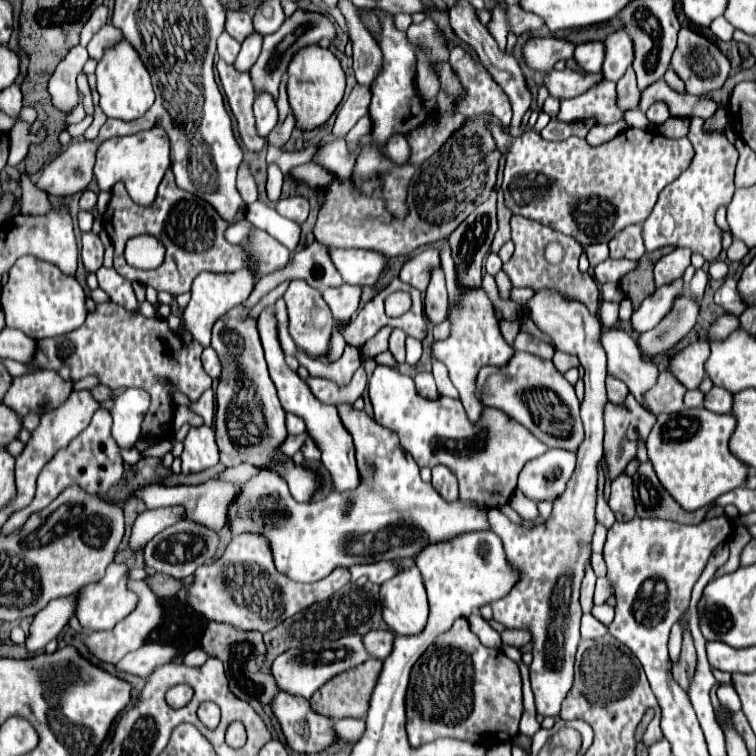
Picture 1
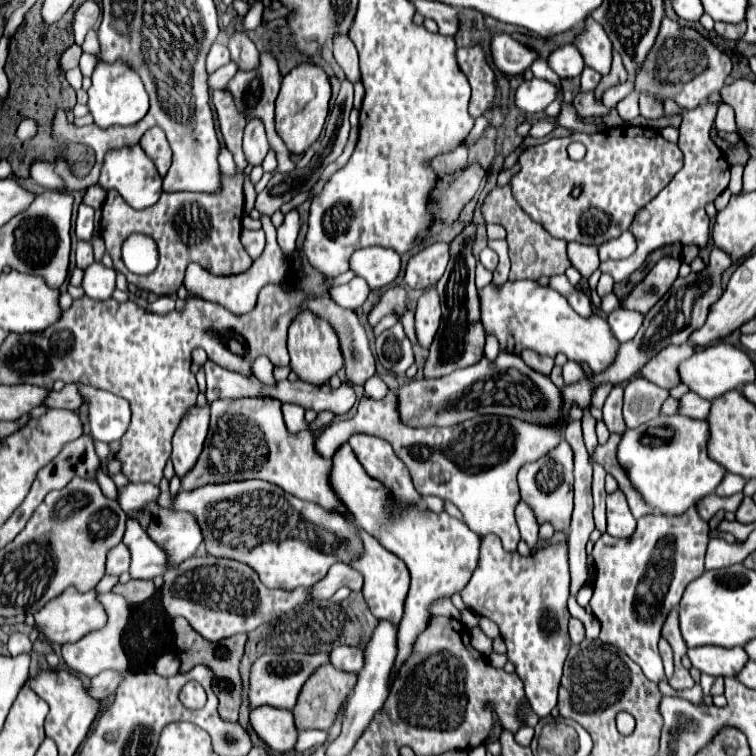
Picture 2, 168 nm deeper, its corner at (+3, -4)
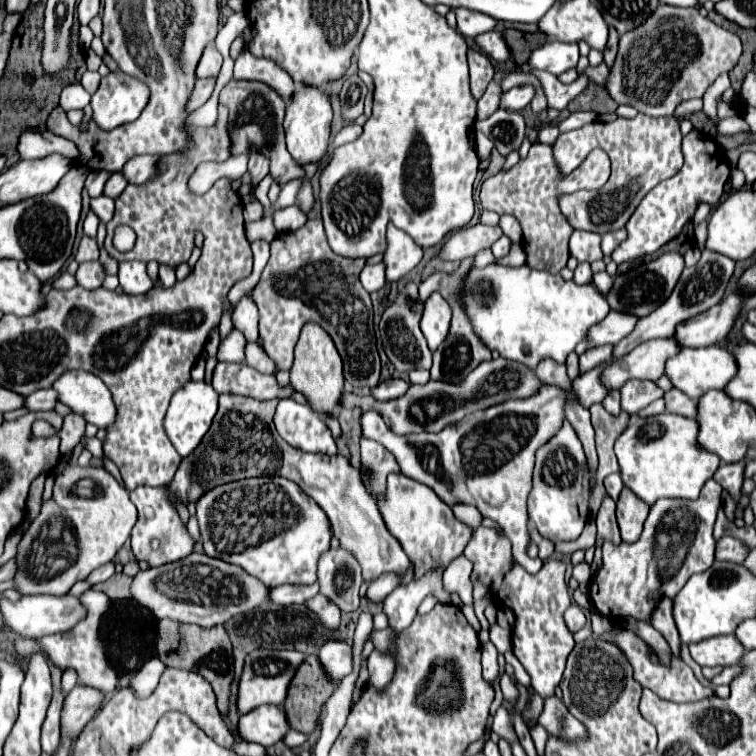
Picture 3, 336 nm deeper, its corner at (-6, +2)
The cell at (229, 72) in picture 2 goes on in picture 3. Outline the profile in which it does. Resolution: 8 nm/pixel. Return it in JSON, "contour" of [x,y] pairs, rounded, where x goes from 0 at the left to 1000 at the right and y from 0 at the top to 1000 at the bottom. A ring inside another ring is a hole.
{"contour":[[[263,103],[258,111],[258,119],[255,119],[255,132],[250,132],[247,143],[261,146],[263,140],[269,140],[279,130],[284,108],[287,108],[287,103]]]}

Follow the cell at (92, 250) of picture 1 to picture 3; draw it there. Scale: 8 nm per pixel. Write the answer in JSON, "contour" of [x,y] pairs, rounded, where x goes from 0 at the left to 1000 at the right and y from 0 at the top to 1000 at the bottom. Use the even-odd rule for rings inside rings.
{"contour":[[[110,312],[107,320],[104,320],[104,331],[102,331],[102,339],[99,344],[104,349],[110,347],[118,347],[118,344],[131,344],[131,328],[128,328],[128,320],[118,312]]]}

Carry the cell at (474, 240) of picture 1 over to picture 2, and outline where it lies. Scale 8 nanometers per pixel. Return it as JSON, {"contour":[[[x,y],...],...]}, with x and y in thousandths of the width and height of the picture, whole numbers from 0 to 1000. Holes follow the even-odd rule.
{"contour":[[[619,296],[614,307],[598,317],[595,323],[595,349],[587,365],[577,373],[577,384],[585,399],[585,429],[574,452],[569,458],[569,468],[561,481],[561,500],[582,500],[601,489],[624,484],[638,476],[640,471],[640,434],[635,426],[635,405],[632,405],[632,386],[627,376],[627,354],[630,339],[624,336],[624,320],[630,312],[630,302]]]}

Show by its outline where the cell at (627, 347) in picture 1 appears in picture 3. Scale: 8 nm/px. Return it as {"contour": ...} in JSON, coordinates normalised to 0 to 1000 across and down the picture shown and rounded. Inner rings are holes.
{"contour":[[[644,352],[626,354],[615,370],[615,410],[631,431],[631,442],[649,463],[660,463],[665,474],[710,484],[716,474],[747,479],[761,458],[776,450],[779,434],[792,429],[806,415],[800,392],[787,378],[761,378],[758,370],[747,373],[739,362],[705,357],[700,352]]]}

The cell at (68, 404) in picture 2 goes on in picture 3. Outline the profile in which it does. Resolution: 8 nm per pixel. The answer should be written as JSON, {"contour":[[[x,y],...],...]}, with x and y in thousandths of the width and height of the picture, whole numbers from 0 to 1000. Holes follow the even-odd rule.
{"contour":[[[70,513],[65,516],[49,516],[44,521],[38,521],[33,526],[33,540],[38,540],[41,545],[49,545],[49,542],[70,542],[78,532],[78,524]]]}

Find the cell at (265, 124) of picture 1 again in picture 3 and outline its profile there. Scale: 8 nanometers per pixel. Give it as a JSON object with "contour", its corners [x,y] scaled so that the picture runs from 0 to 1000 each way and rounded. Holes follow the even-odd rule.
{"contour":[[[340,196],[329,198],[329,230],[335,233],[335,246],[356,230],[356,209],[348,206]]]}

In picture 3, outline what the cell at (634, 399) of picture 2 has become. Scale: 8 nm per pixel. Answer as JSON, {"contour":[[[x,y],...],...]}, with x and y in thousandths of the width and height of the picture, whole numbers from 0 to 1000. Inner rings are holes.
{"contour":[[[832,503],[821,513],[821,540],[837,550],[843,550],[851,540],[856,540],[864,529],[877,526],[877,516],[861,503]]]}

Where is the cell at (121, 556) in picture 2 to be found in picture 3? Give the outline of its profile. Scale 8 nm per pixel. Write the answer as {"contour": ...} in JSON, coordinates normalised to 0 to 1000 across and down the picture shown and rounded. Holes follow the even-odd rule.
{"contour":[[[147,741],[147,743],[142,743],[139,749],[128,751],[128,754],[115,765],[115,770],[128,772],[128,770],[139,770],[139,767],[144,767],[144,765],[152,759],[152,746],[155,746],[155,741]]]}

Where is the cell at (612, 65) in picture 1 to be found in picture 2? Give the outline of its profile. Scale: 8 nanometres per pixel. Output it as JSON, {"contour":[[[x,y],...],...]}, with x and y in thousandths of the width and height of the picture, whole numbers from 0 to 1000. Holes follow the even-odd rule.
{"contour":[[[778,21],[778,26],[772,26],[772,37],[765,45],[765,50],[759,53],[759,61],[772,74],[775,87],[786,90],[794,98],[807,95],[810,56],[804,53],[799,37],[794,37],[794,32],[788,32],[783,26],[783,21]]]}

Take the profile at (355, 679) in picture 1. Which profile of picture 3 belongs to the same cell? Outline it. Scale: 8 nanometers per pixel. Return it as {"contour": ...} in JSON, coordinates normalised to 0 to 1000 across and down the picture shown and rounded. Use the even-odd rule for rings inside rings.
{"contour":[[[419,865],[406,868],[385,902],[382,923],[374,931],[385,963],[401,971],[417,968],[425,939],[438,923],[443,907],[446,905],[433,894]]]}

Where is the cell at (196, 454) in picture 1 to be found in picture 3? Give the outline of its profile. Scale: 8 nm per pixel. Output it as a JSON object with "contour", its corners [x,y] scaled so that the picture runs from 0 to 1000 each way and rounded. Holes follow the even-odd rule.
{"contour":[[[250,505],[250,511],[242,511],[229,524],[221,550],[218,550],[218,571],[239,606],[250,603],[263,590],[263,585],[274,574],[284,548],[287,548],[287,519],[282,516],[282,511],[276,511],[271,505]]]}

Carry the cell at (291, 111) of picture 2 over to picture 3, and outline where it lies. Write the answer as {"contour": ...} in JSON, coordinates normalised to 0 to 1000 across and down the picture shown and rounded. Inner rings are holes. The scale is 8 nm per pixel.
{"contour":[[[398,111],[393,116],[393,122],[385,127],[382,138],[380,138],[380,148],[377,148],[377,180],[380,180],[380,198],[385,201],[385,206],[396,214],[417,214],[422,209],[427,209],[433,193],[435,193],[435,172],[438,172],[438,159],[440,159],[440,143],[435,135],[435,127],[417,116],[417,114],[406,114]]]}

